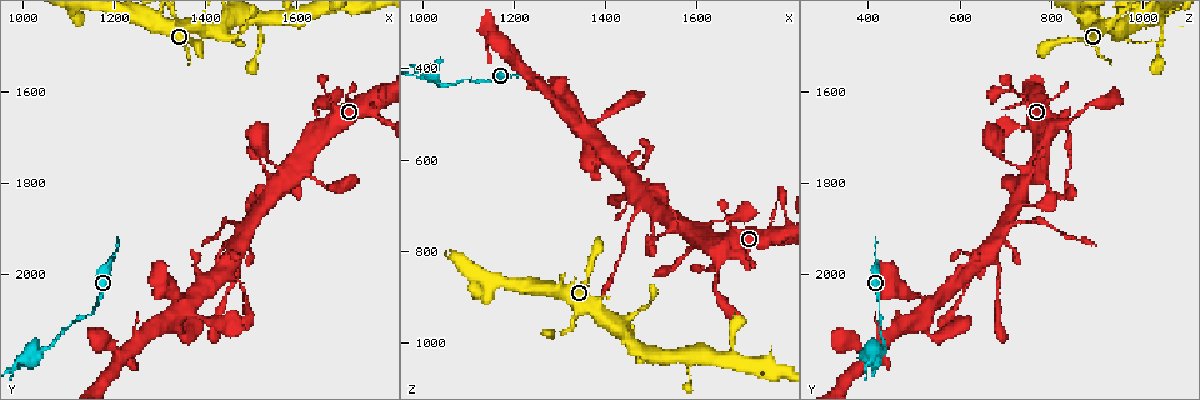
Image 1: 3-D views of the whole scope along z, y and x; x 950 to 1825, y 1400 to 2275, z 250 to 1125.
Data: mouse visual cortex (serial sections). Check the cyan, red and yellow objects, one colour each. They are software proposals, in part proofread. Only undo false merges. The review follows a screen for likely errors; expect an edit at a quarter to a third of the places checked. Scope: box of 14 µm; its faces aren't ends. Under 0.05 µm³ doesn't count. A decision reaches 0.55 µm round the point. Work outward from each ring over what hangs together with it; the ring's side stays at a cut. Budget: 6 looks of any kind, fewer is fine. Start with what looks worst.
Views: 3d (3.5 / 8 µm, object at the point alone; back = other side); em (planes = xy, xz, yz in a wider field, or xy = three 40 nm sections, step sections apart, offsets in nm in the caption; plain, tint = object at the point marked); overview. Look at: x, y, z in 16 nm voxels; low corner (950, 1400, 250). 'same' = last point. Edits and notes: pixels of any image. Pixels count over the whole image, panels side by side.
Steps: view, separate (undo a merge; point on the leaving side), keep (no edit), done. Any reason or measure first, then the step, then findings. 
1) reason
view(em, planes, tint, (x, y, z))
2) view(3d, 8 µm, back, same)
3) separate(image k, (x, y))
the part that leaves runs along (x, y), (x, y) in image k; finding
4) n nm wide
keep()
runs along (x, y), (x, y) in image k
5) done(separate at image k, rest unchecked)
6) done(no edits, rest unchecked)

a narrow waist
view(3d, 8 µm, (1455, 1885, 755))

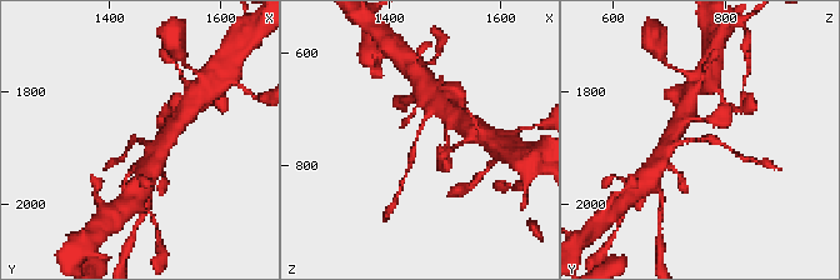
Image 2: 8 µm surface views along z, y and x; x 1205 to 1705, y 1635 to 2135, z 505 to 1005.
arms of 200, 200 nm
view(em, xy, step 3, tint, (1450, 1885, 755))

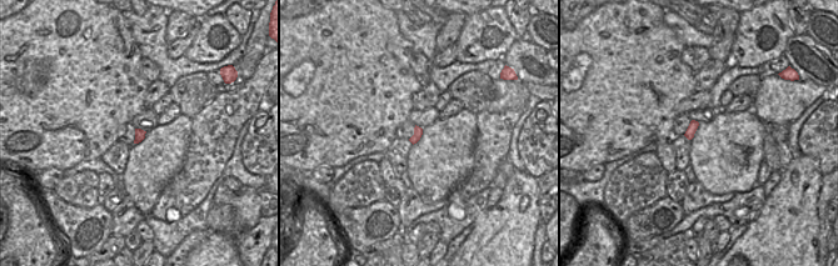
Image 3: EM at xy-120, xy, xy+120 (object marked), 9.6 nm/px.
separate(image 2, (714, 140))
the part that leaves runs along (695, 139), (715, 139), (739, 156) in image 2; two cells meet here

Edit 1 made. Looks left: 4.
view(overview)

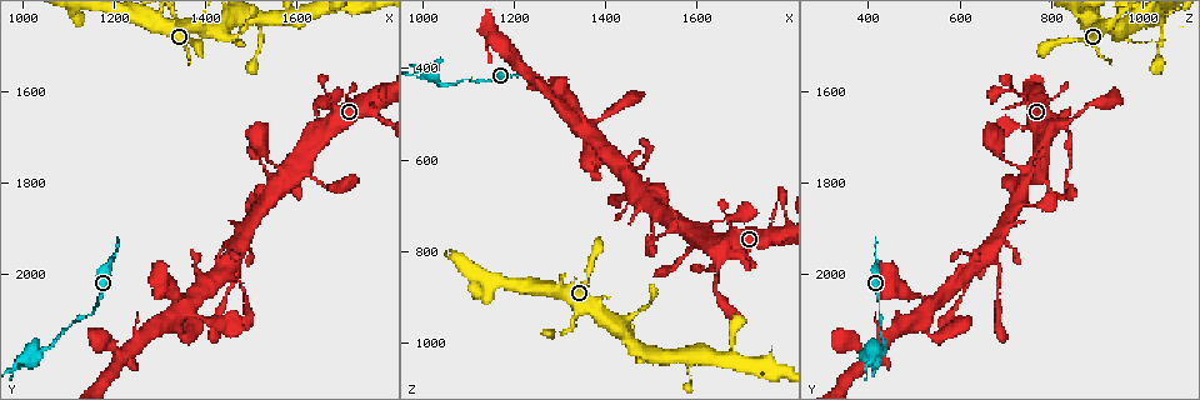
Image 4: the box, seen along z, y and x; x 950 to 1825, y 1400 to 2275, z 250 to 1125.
narrows sharply
view(3d, 3.5 µm, (1165, 2075, 425))

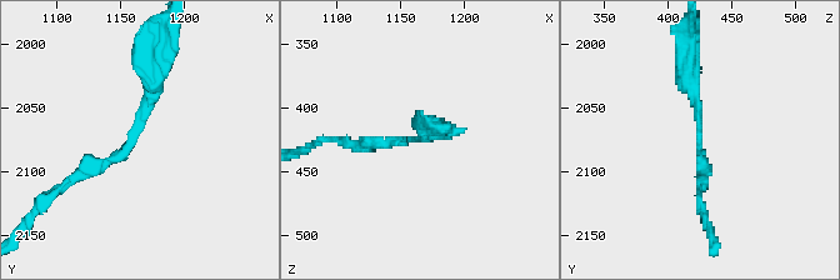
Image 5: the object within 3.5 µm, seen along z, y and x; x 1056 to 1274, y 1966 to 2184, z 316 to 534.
arms of 150, 250 nm; now the EM
view(em, xy, step 5, tint, (1160, 2078, 424))

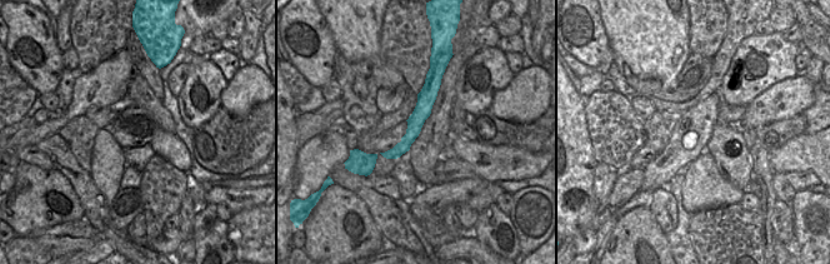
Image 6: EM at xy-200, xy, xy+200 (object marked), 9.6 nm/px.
keep()
runs along (154, 69), (135, 141), (58, 188) in image 5; one cell here

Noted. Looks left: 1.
done(separate at image 2, rest unchecked)

